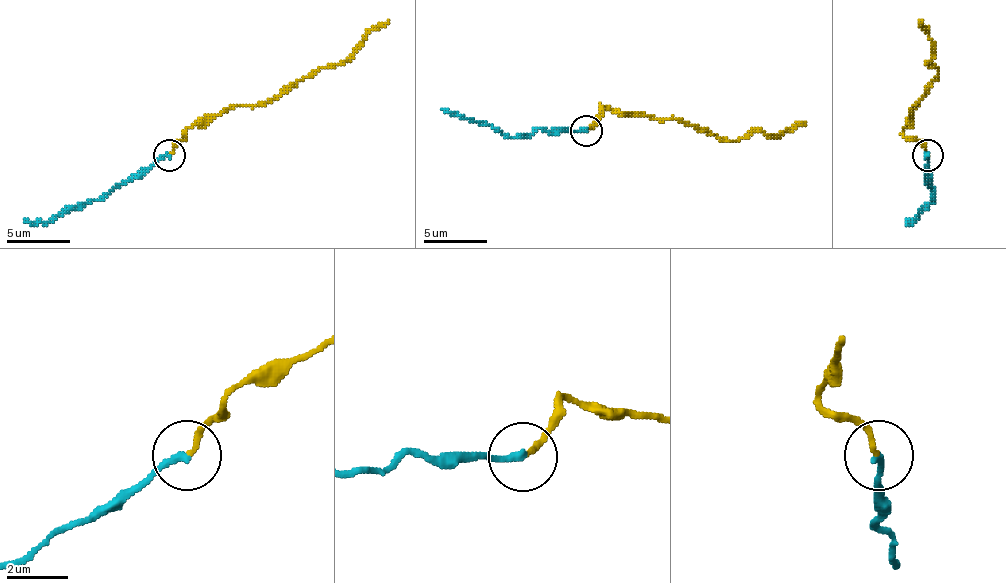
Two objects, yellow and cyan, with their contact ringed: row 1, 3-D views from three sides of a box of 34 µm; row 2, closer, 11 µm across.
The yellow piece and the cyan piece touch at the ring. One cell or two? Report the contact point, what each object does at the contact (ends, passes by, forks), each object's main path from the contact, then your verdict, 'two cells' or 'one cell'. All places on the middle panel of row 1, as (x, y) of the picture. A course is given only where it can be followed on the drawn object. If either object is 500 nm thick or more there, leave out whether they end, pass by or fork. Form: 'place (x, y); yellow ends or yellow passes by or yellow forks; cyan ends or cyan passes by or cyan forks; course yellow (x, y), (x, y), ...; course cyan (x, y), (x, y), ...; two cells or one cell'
place (586, 130); yellow ends; cyan ends; course yellow (587, 131), (603, 106), (653, 119), (682, 119), (729, 141), (758, 131), (780, 134), (805, 122); course cyan (587, 131), (539, 128), (514, 138), (441, 109); two cells

